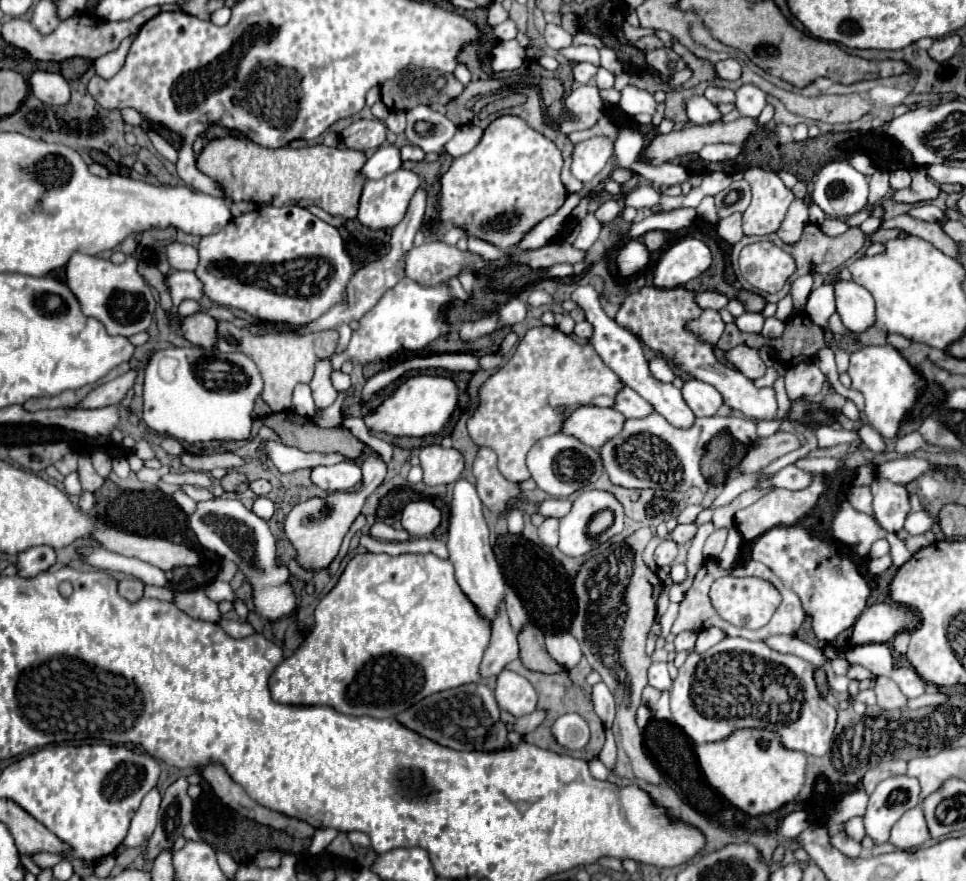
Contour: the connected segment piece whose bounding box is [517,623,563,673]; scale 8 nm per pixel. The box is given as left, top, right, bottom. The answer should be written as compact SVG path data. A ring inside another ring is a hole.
M531 623L523 625L519 635L519 655L523 665L529 671L541 671L541 673L557 673L563 667L555 661L551 661L551 657L547 657L545 651L545 643L543 643L543 631Z

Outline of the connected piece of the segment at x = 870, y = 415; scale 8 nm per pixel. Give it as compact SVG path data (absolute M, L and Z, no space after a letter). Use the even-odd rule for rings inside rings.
M891 345L861 347L859 351L851 353L849 377L853 379L853 389L861 391L863 397L865 397L865 417L867 417L867 421L883 437L889 437L889 439L897 435L897 429L899 429L899 423L901 423L903 415L915 405L919 389L925 383L923 377ZM861 371L875 371L875 373L861 373Z

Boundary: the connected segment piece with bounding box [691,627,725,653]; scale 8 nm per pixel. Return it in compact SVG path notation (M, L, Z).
M703 629L701 633L697 633L697 639L695 639L695 647L691 649L693 653L705 653L709 647L713 647L715 643L719 643L721 639L725 637L725 633L721 629Z

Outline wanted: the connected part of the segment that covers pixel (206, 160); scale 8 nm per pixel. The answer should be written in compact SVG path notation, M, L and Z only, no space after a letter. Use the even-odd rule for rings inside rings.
M223 137L209 141L197 157L197 169L221 185L225 199L253 201L265 205L317 205L331 215L345 219L357 217L357 205L363 189L359 169L365 161L363 151L337 149L327 145L313 145L301 149L263 149L253 141L239 137Z

